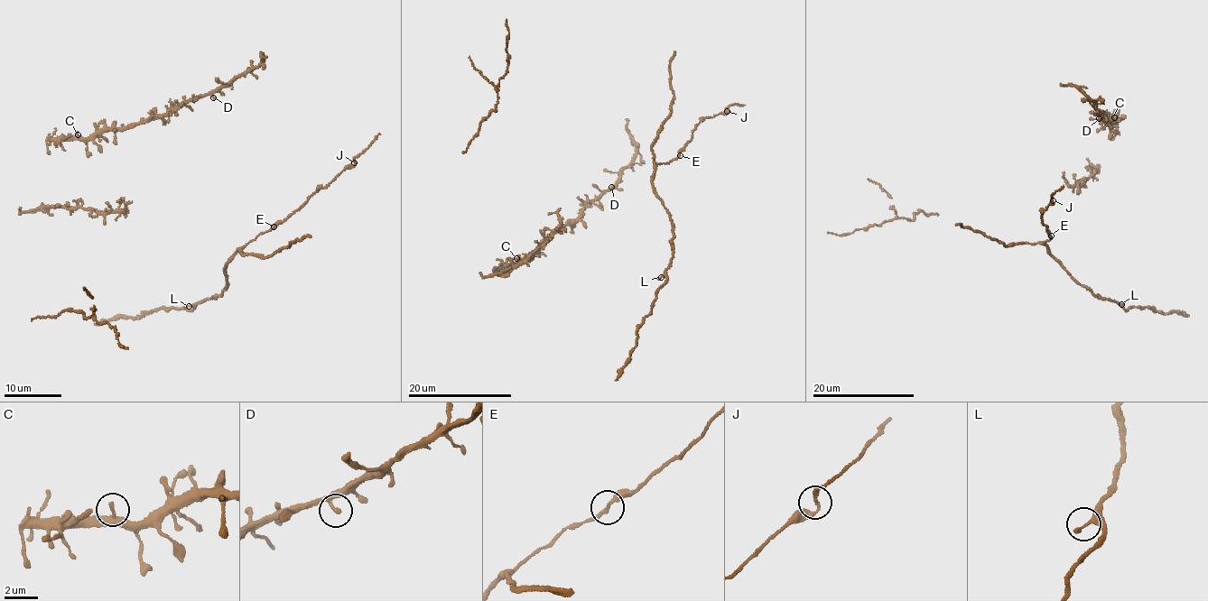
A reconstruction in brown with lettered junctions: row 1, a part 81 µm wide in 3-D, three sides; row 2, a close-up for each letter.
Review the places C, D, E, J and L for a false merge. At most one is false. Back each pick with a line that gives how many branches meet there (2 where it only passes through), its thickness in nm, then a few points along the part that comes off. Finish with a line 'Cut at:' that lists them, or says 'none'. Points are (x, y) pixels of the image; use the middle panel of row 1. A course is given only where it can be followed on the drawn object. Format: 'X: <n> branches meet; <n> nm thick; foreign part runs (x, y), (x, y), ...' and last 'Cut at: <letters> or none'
Cut at: none

